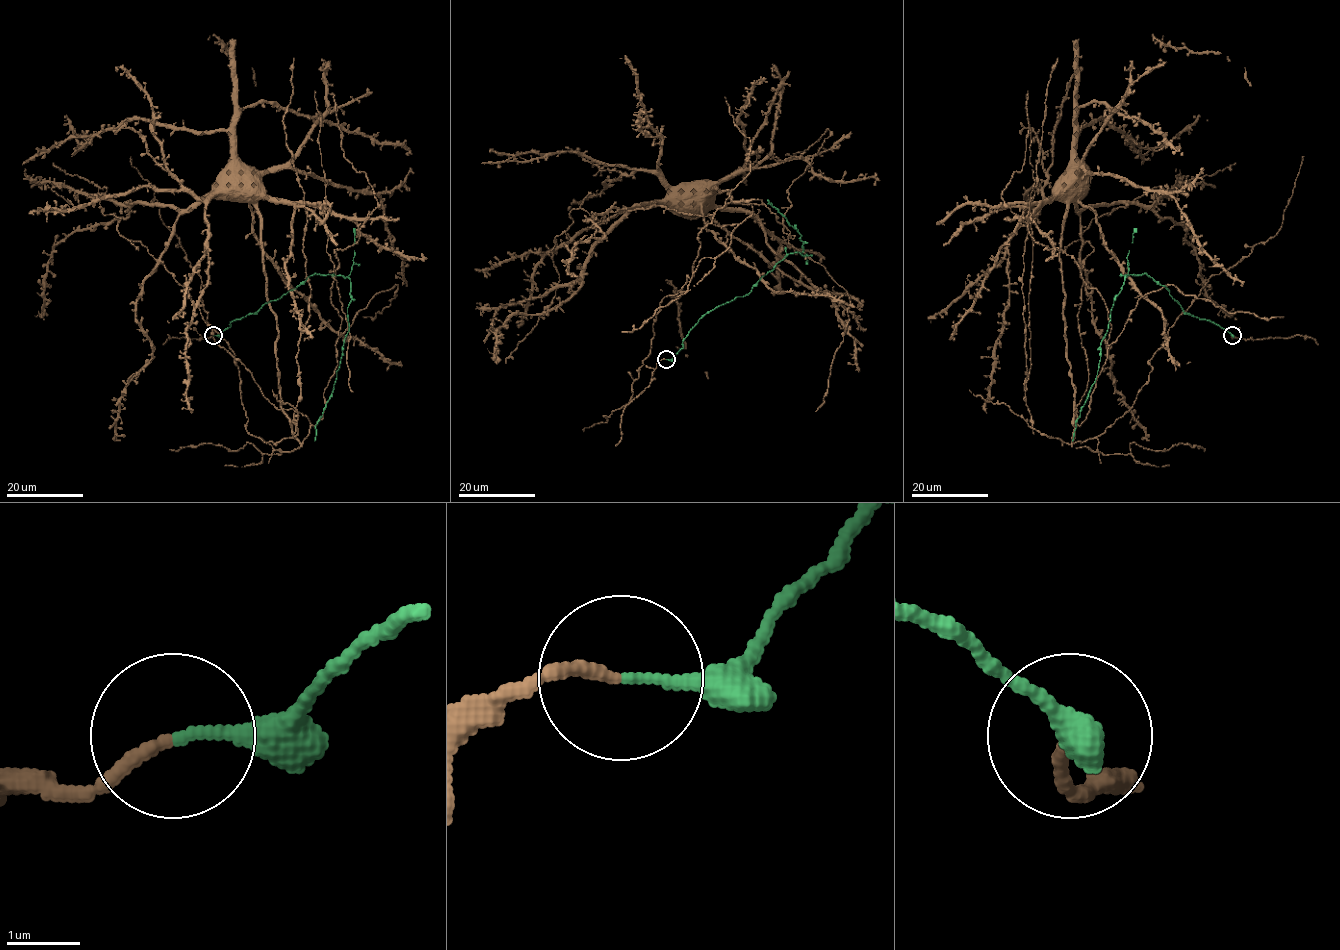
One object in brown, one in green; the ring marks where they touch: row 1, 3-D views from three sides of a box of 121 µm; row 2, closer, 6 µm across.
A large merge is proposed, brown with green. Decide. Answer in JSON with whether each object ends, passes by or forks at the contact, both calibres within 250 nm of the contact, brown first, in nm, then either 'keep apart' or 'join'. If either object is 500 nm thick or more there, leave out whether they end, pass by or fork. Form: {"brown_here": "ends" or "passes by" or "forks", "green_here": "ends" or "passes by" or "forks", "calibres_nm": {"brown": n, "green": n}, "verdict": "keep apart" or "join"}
{"brown_here": "ends", "green_here": "ends", "calibres_nm": {"brown": 150, "green": 140}, "verdict": "join"}

